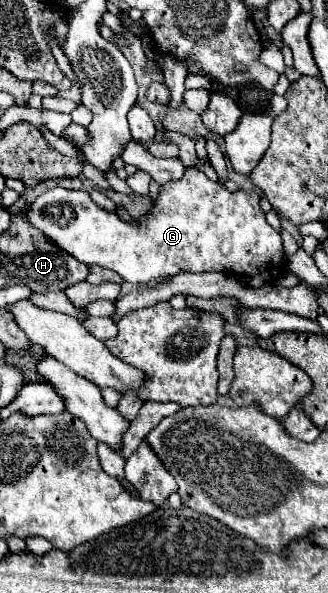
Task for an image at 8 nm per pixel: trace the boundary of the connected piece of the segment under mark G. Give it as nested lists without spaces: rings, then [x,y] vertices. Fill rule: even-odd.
[[[195,167],[185,169],[183,179],[161,185],[161,193],[155,201],[153,211],[147,213],[147,217],[135,225],[129,225],[121,221],[117,213],[109,213],[95,205],[87,191],[71,191],[63,187],[53,187],[39,195],[35,203],[29,205],[27,217],[35,229],[39,229],[47,239],[51,239],[51,243],[73,255],[77,261],[85,263],[87,267],[107,267],[135,285],[145,285],[151,279],[173,277],[181,271],[223,271],[233,275],[261,277],[267,283],[275,283],[277,277],[283,273],[285,251],[281,245],[281,237],[267,223],[265,213],[259,207],[259,193],[241,189],[231,193],[217,181],[205,177],[205,173]]]

